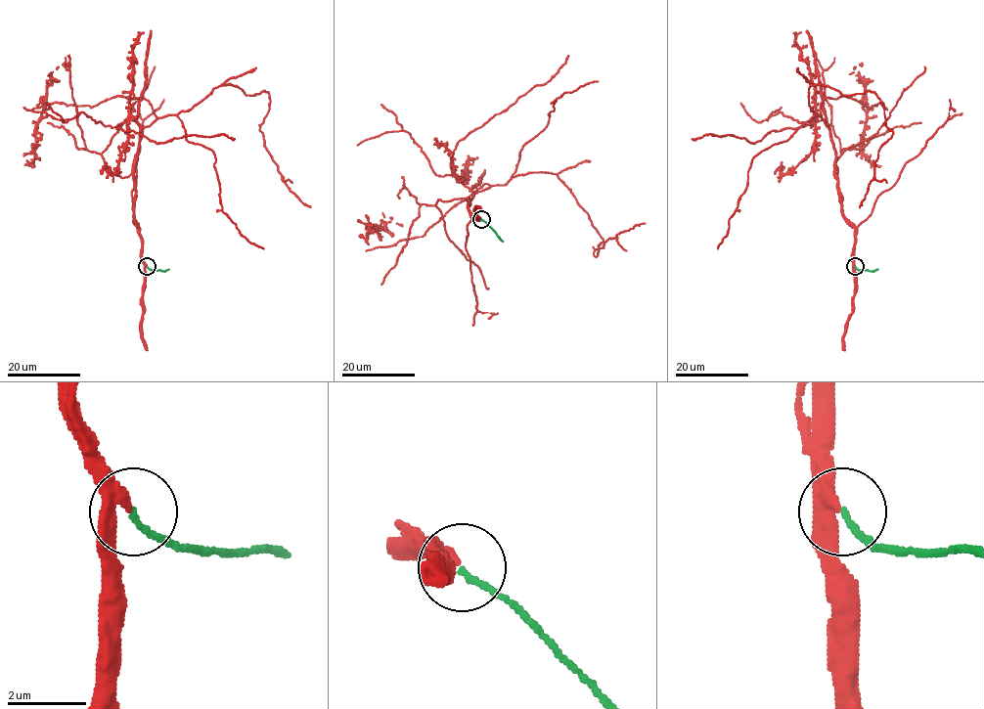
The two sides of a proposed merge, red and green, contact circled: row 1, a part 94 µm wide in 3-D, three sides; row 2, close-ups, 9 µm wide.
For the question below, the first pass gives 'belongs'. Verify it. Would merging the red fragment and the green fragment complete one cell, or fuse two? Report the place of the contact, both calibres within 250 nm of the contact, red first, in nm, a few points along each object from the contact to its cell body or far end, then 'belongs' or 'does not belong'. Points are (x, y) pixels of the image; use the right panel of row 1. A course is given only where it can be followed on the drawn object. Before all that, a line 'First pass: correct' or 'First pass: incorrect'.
First pass: correct
at (855, 266); 300 nm thick on the red side, 150 nm on the other; red runs (854, 266), (854, 226), (810, 85), (880, 101), (892, 135), (859, 207); green runs (855, 266), (859, 270), (878, 269); belongs

